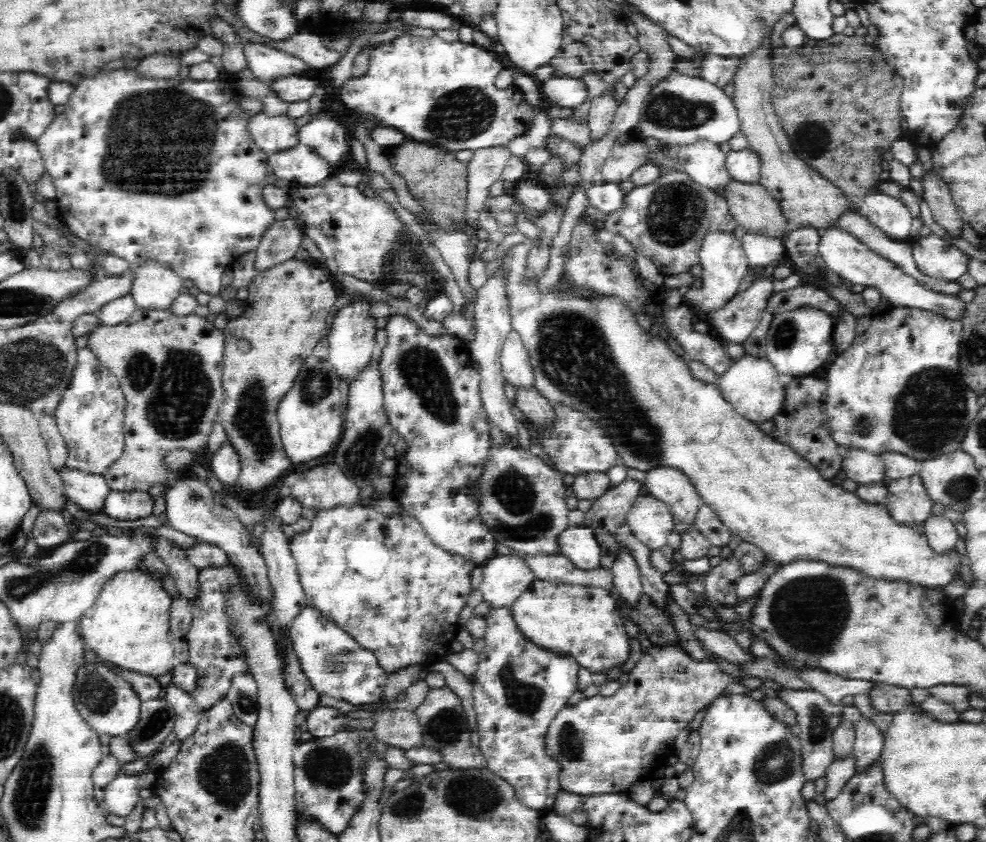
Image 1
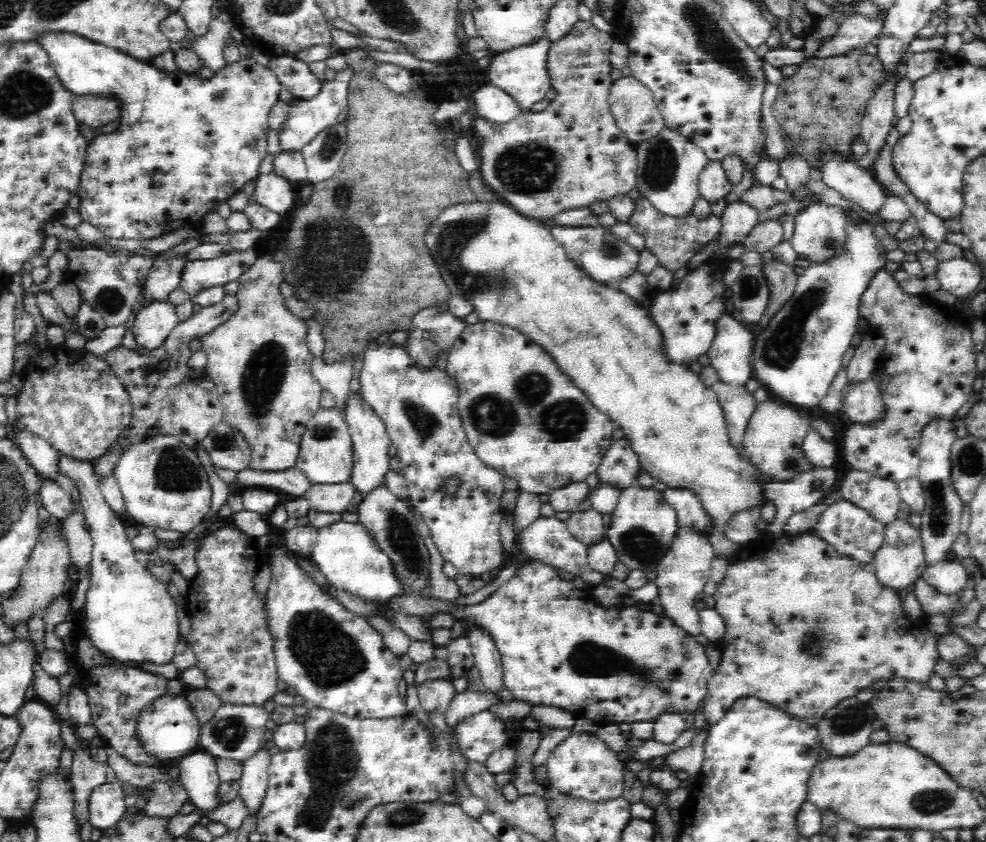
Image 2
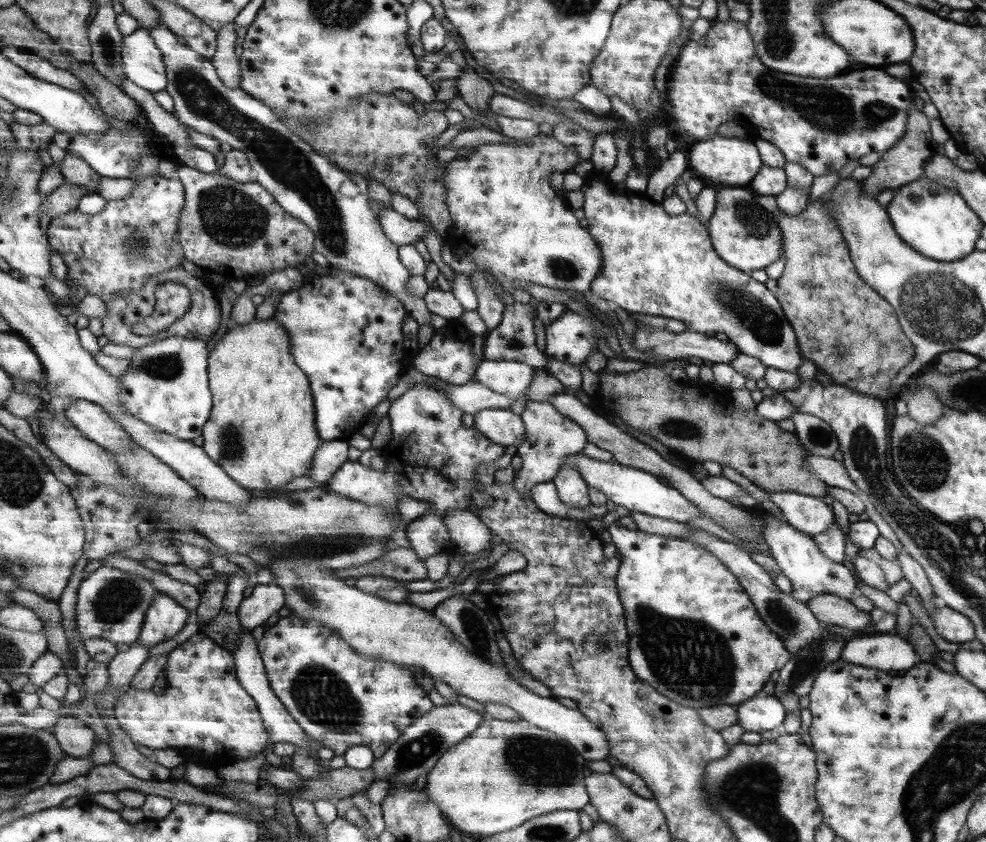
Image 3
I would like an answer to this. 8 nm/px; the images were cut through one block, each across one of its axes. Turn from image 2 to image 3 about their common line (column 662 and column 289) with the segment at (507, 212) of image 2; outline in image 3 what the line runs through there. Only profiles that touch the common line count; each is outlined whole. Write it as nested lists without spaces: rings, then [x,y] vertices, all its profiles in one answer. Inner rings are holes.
[[[272,318],[236,324],[217,341],[208,357],[208,388],[211,390],[212,408],[209,424],[204,424],[200,434],[203,438],[200,447],[207,456],[243,489],[273,490],[293,478],[307,478],[321,436],[316,428],[315,405],[308,377],[293,360],[284,328]]]

